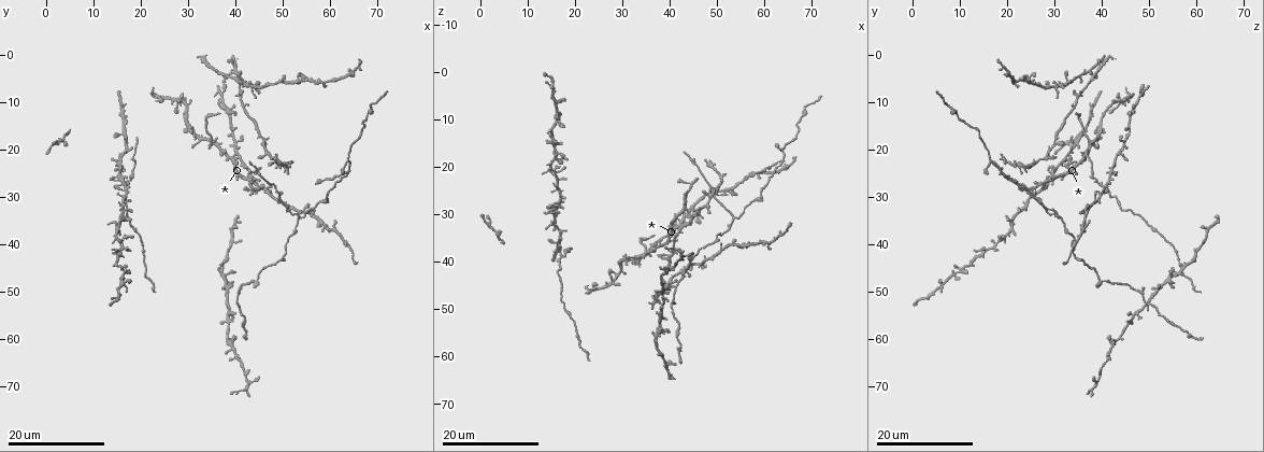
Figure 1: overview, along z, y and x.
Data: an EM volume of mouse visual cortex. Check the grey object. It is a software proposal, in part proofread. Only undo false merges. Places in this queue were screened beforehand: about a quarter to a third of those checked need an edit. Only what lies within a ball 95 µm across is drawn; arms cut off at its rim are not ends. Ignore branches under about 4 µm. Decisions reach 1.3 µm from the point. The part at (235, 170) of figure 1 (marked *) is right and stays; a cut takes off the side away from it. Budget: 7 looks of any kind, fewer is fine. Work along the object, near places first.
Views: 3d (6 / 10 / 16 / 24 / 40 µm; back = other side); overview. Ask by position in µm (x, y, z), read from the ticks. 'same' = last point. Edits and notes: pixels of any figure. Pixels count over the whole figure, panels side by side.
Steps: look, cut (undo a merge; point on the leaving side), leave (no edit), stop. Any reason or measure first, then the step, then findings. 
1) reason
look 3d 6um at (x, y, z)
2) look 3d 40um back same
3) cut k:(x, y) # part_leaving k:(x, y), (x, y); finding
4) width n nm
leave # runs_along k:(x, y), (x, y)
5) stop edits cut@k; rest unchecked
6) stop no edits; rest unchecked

three arms meet
look 3d 16um at (35.5, 18.5, 38.0)

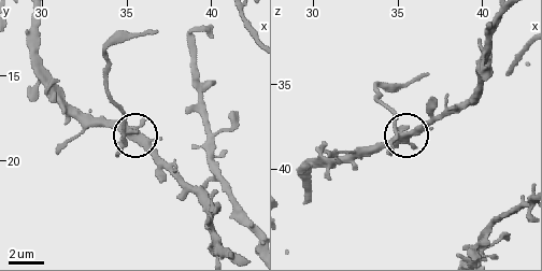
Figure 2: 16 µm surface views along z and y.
closer look
look 3d 6um at (35.0, 18.9, 38.0)

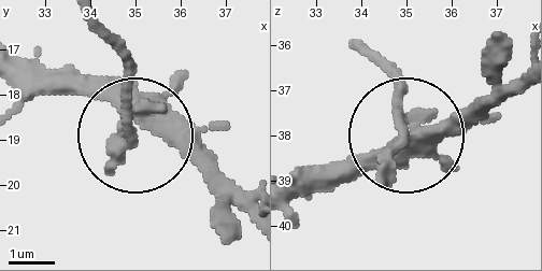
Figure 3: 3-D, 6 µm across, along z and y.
side_arm 10 um
cut 3:(107, 163) # part_leaving 3:(127, 116), (127, 61), (103, 27); a second neuron is stuck on

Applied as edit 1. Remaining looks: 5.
look overview

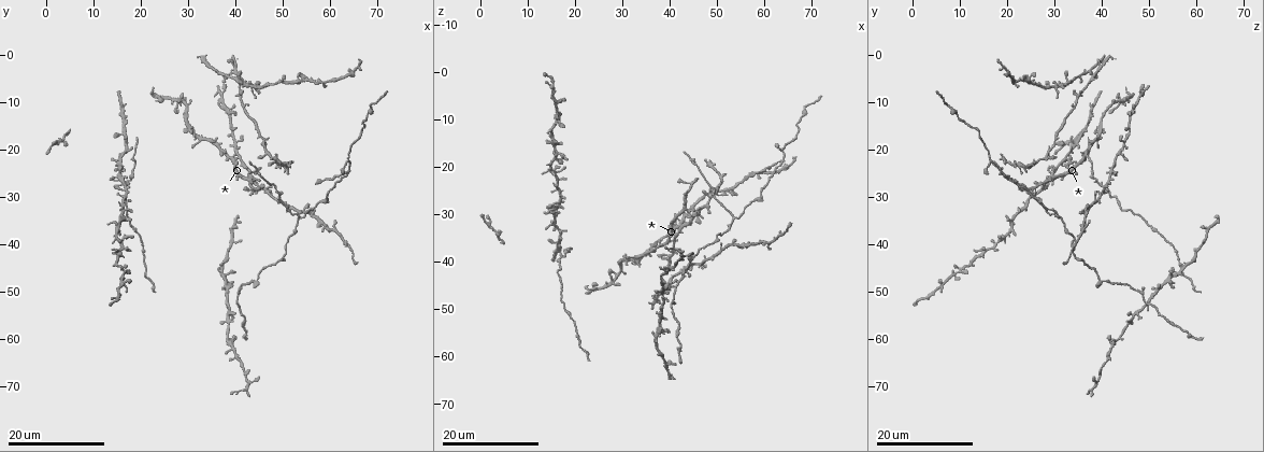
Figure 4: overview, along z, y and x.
looks like a crossing
look 3d 16um at (39.0, 4.0, 38.0)

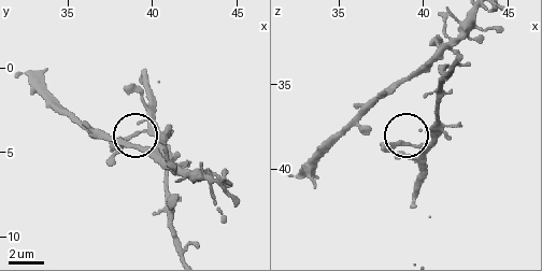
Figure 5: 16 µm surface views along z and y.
look 3d 6um at (39.4, 3.9, 38.7)

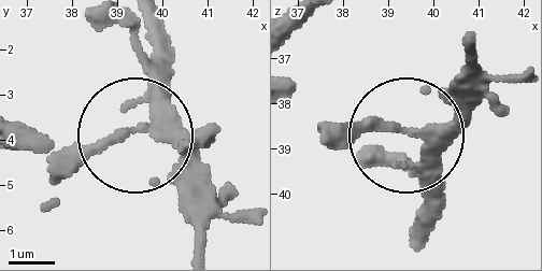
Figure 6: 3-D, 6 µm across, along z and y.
side_arm 7 um
leave # runs_along 6:(476, 41), (472, 87), (415, 137), (430, 210); continuous, no second neuron

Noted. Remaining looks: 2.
a fork
look 3d 24um at (63.0, 25.0, 19.0)

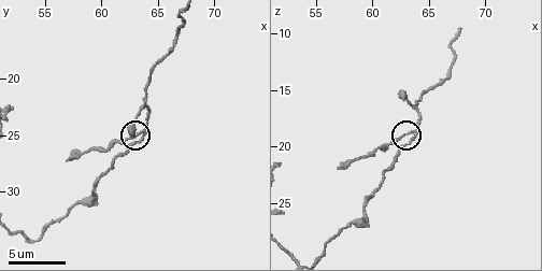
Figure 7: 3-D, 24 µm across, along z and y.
look 3d 10um at (63.4, 24.8, 18.8)

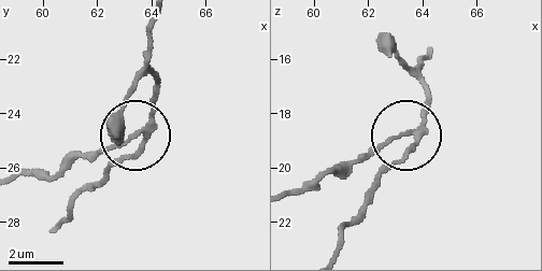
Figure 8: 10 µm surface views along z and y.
arms 3
cut 8:(108, 148) # part_leaving 8:(142, 132), (54, 172), (19, 176); two neurons meet here

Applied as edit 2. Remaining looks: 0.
stop edits cut@3, cut@8; rest unchecked

